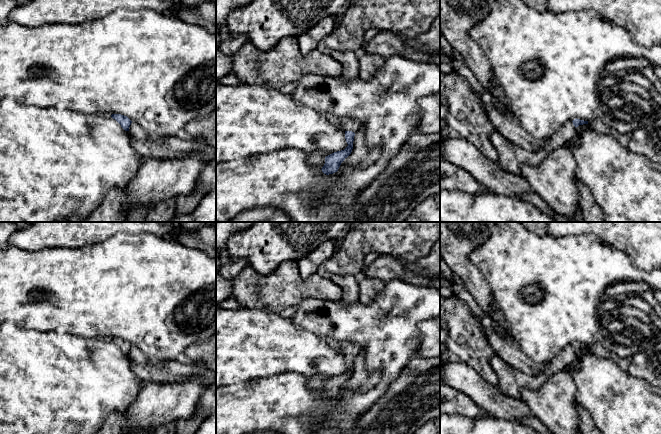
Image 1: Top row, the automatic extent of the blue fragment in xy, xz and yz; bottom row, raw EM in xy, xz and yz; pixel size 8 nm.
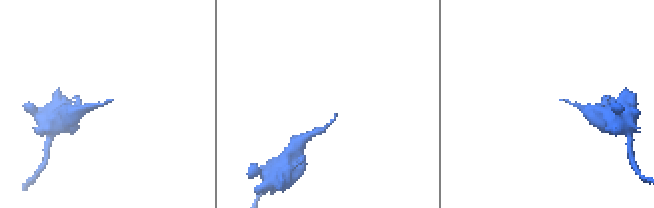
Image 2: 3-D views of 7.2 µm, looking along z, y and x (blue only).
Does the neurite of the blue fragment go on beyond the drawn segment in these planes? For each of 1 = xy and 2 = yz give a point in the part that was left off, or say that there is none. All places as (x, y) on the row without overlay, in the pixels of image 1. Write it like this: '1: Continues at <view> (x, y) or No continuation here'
1: No continuation here
2: Continues at yz (511, 380)

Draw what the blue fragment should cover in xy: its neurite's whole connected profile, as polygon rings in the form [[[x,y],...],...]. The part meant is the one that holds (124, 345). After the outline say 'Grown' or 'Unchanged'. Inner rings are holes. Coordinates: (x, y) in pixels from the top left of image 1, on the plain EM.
[[[112,338],[111,341],[115,343],[125,355],[129,355],[132,345],[127,340],[121,338]]]. Unchanged

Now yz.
[[[576,342],[566,346],[548,364],[542,366],[542,370],[537,376],[528,375],[512,367],[497,354],[494,354],[490,364],[498,377],[500,390],[508,396],[520,400],[522,388],[539,389],[549,377],[572,365],[576,359],[576,352],[583,348],[588,348],[588,345]]]. Grown

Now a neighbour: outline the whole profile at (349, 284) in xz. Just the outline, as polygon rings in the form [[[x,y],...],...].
[[[333,274],[331,280],[341,287],[343,295],[339,300],[342,306],[348,306],[359,300],[359,277],[354,275]]]

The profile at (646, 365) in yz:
[[[661,341],[631,357],[627,372],[661,389]]]

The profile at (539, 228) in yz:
[[[520,222],[526,229],[528,229],[529,231],[543,236],[545,234],[547,234],[547,230],[546,230],[546,223],[547,222]]]

